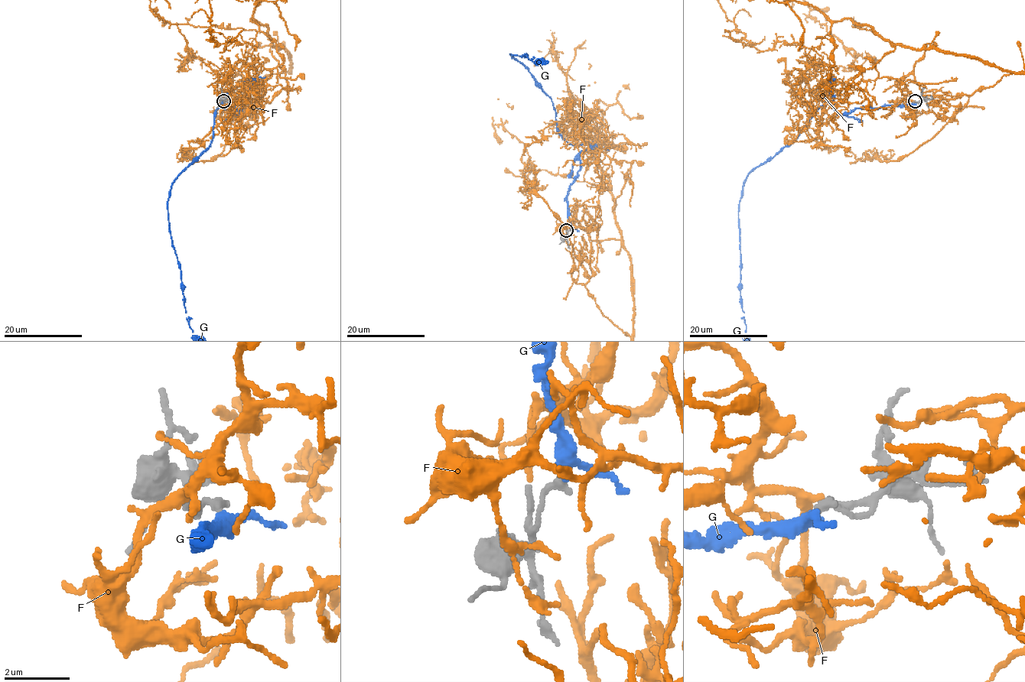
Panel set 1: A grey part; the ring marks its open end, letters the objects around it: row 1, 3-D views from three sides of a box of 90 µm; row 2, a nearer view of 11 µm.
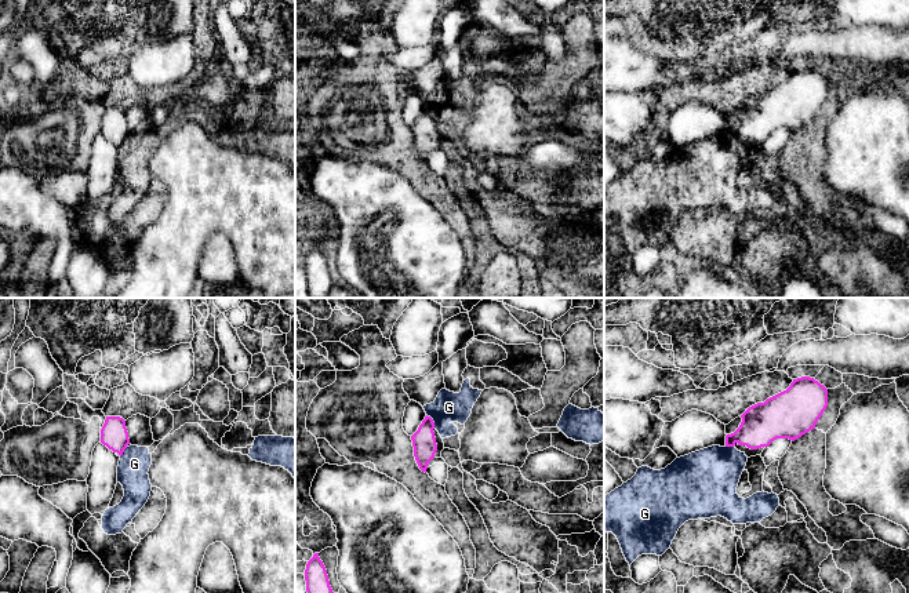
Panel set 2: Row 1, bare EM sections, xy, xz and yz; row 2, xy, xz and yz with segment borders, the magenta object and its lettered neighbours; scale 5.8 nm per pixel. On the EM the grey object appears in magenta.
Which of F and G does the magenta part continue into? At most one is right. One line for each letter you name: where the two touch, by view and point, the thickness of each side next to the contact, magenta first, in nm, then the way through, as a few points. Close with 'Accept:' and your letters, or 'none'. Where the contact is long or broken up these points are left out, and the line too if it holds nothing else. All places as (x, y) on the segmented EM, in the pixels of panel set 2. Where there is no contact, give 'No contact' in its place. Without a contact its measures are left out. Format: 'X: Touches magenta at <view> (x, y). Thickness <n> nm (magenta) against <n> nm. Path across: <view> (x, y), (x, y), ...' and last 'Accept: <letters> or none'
F: No contact
Accept: F

